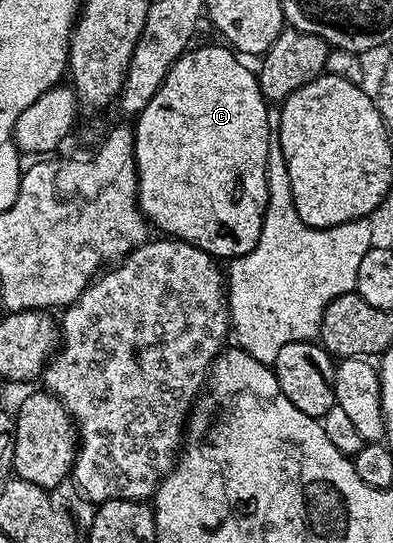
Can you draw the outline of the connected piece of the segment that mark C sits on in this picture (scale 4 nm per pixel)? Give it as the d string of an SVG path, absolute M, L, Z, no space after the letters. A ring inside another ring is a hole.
M225 45L218 46L198 46L181 54L172 64L168 76L164 76L164 84L148 100L145 108L136 116L138 123L133 123L134 131L134 155L136 156L136 166L138 168L138 206L142 209L147 223L158 230L163 230L165 237L170 240L187 242L204 252L208 252L215 260L229 260L239 258L252 248L256 248L256 240L260 240L260 232L264 224L266 215L266 205L268 204L268 176L266 175L266 165L268 164L268 140L272 136L272 114L269 114L266 97L258 87L258 80L255 71L250 71L245 66L243 59L235 51Z

